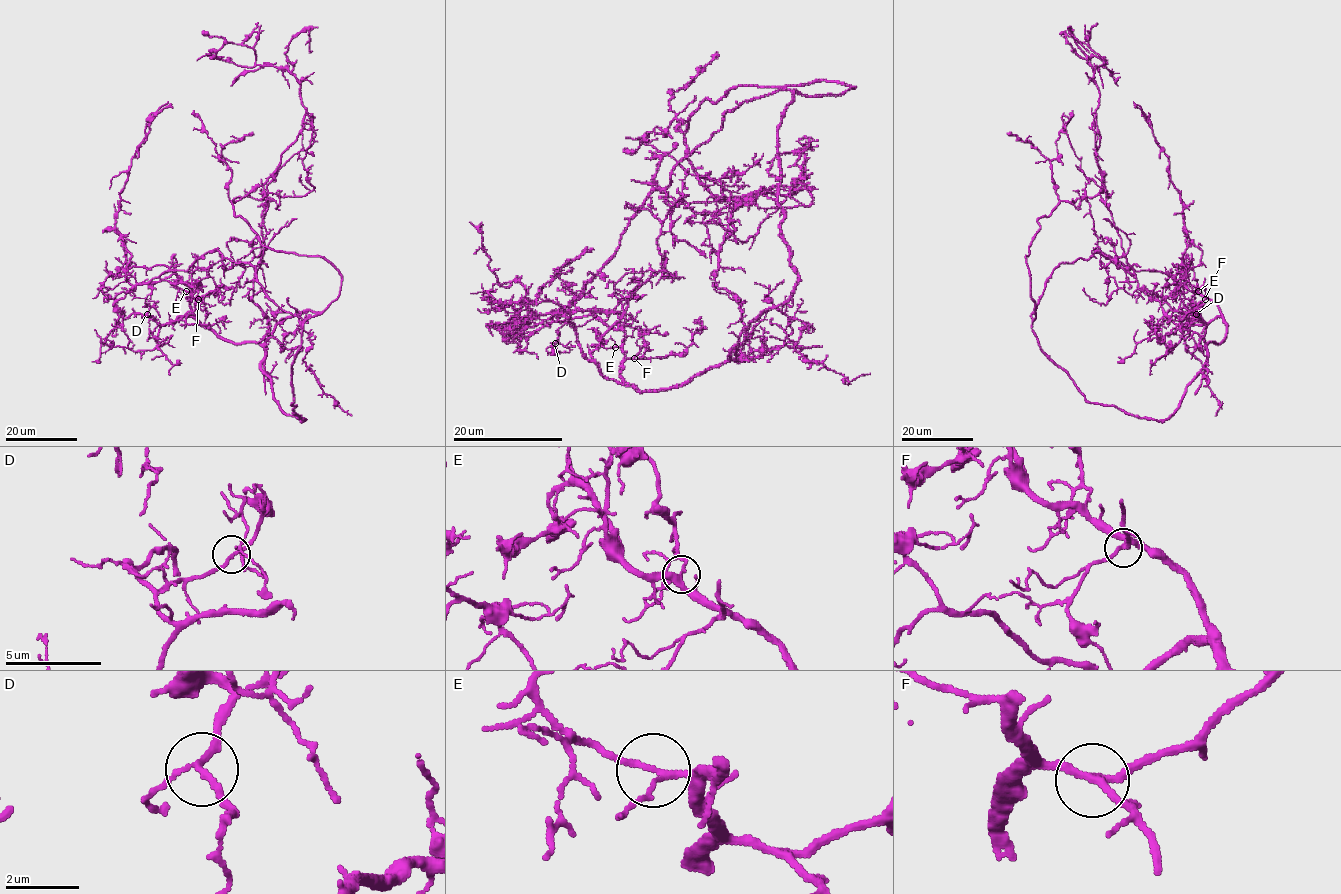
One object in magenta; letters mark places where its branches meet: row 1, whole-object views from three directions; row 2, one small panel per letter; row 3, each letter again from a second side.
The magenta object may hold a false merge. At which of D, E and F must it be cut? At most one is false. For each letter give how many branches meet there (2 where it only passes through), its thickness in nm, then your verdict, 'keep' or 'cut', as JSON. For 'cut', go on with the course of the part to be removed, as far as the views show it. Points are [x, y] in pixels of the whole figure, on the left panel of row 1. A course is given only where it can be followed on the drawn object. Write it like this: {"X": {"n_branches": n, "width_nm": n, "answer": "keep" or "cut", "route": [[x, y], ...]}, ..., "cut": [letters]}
{"D": {"n_branches": 3, "width_nm": 140, "answer": "keep"}, "E": {"n_branches": 3, "width_nm": 130, "answer": "keep"}, "F": {"n_branches": 3, "width_nm": 190, "answer": "keep"}, "cut": []}

